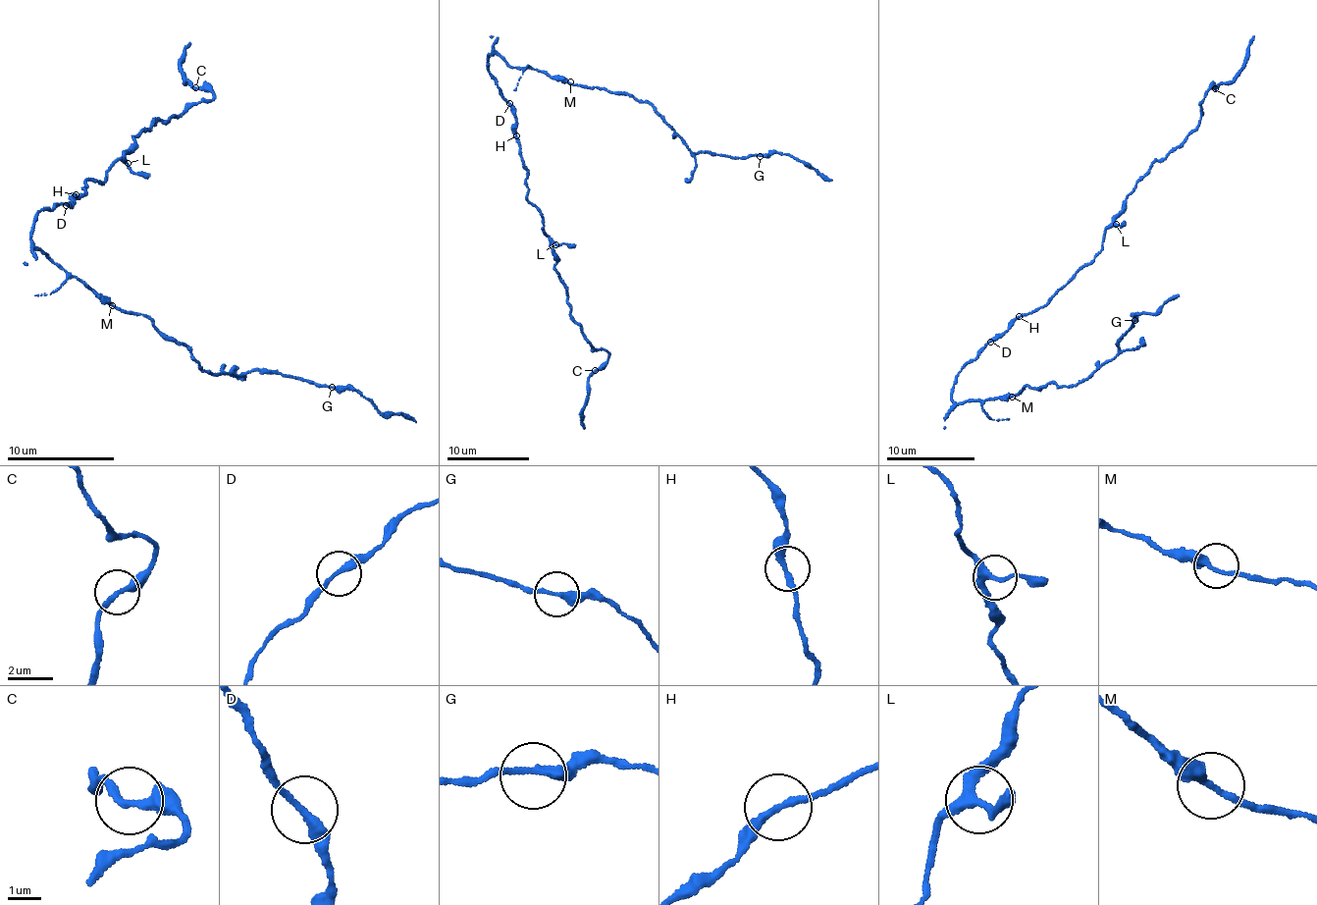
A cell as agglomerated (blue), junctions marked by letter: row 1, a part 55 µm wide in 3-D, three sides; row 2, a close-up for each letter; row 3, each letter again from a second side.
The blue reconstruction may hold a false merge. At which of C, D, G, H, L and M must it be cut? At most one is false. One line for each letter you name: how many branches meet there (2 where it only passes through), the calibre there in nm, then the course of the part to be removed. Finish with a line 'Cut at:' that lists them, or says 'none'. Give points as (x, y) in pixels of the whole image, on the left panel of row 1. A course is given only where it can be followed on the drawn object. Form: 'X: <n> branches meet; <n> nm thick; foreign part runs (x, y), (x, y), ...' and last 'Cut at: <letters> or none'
Cut at: none

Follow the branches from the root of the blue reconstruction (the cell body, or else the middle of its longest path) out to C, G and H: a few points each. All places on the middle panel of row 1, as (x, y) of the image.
C: (496, 84), (516, 122), (527, 195), (542, 219), (570, 311), (594, 348), (608, 355), (595, 371)
G: (496, 84), (488, 68), (489, 53), (513, 66), (650, 104), (692, 152), (760, 156)
H: (496, 84), (512, 111), (516, 135)

